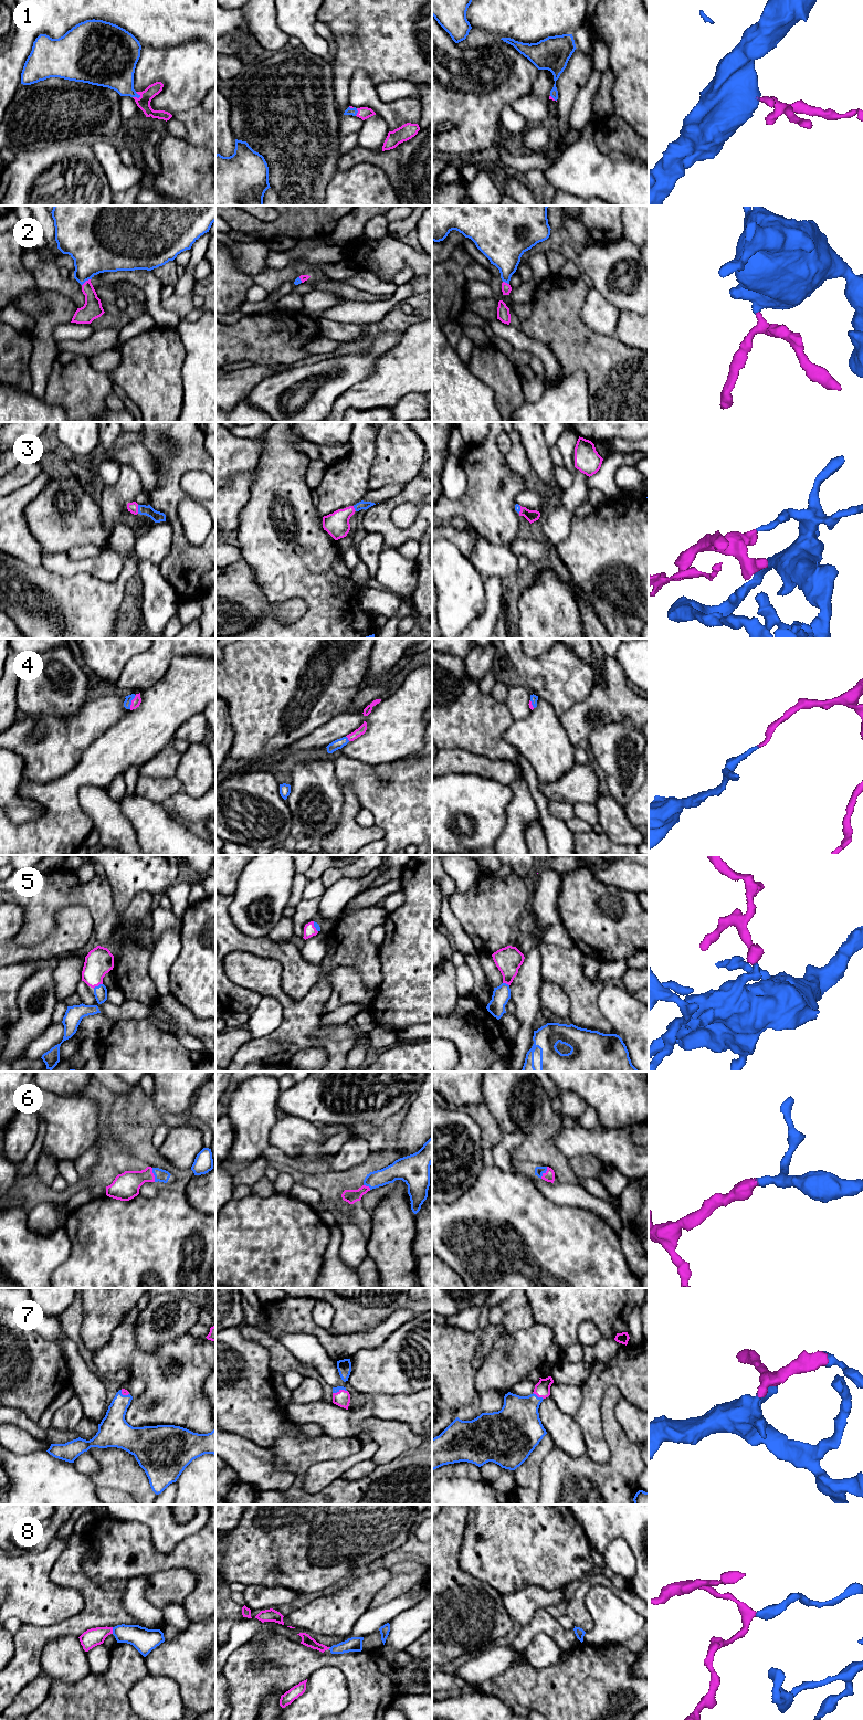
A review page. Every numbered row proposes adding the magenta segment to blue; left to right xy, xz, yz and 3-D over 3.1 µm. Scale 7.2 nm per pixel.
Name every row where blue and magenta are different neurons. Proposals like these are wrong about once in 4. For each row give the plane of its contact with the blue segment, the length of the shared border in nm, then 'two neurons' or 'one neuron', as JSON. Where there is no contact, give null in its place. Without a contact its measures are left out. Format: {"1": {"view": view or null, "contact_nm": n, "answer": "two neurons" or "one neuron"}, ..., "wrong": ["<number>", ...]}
{"1": {"view": "xy", "contact_nm": 70, "answer": "one neuron"}, "2": {"view": "xy", "contact_nm": 80, "answer": "one neuron"}, "3": {"view": "xy", "contact_nm": 60, "answer": "one neuron"}, "4": {"view": "xy", "contact_nm": 120, "answer": "one neuron"}, "5": {"view": "xy", "contact_nm": 80, "answer": "one neuron"}, "6": {"view": "xy", "contact_nm": 110, "answer": "one neuron"}, "7": {"view": "yz", "contact_nm": 90, "answer": "one neuron"}, "8": {"view": "xy", "contact_nm": 50, "answer": "one neuron"}, "wrong": []}

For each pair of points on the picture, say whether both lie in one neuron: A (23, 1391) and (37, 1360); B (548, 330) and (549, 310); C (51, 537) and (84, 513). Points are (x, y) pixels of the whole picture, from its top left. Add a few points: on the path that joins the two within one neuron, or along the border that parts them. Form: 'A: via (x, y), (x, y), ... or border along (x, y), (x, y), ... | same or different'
A: via (23, 1383), (30, 1374), (30, 1368) | same
B: via (549, 326), (549, 315) | same
C: via (60, 530), (70, 529), (75, 521) | same

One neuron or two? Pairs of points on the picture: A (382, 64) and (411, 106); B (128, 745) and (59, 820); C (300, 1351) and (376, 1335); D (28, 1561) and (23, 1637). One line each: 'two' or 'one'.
A: two
B: one
C: two
D: two

